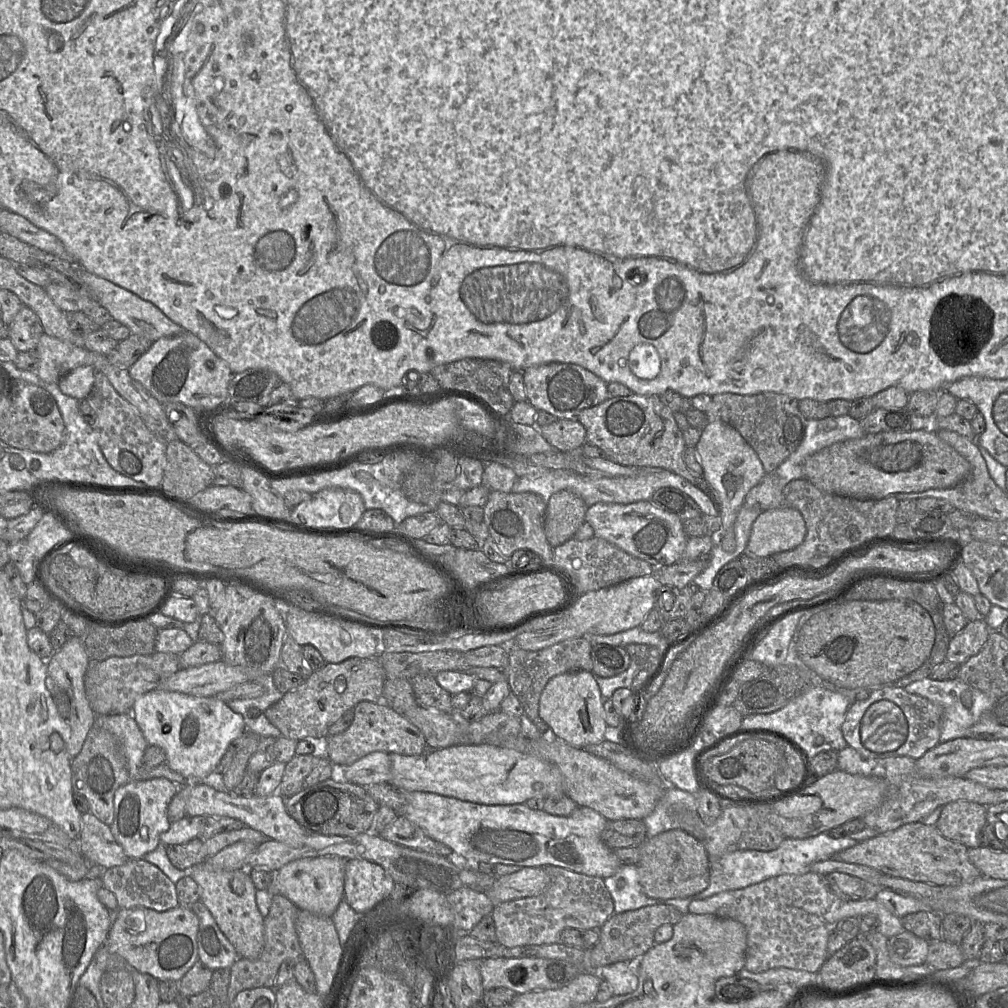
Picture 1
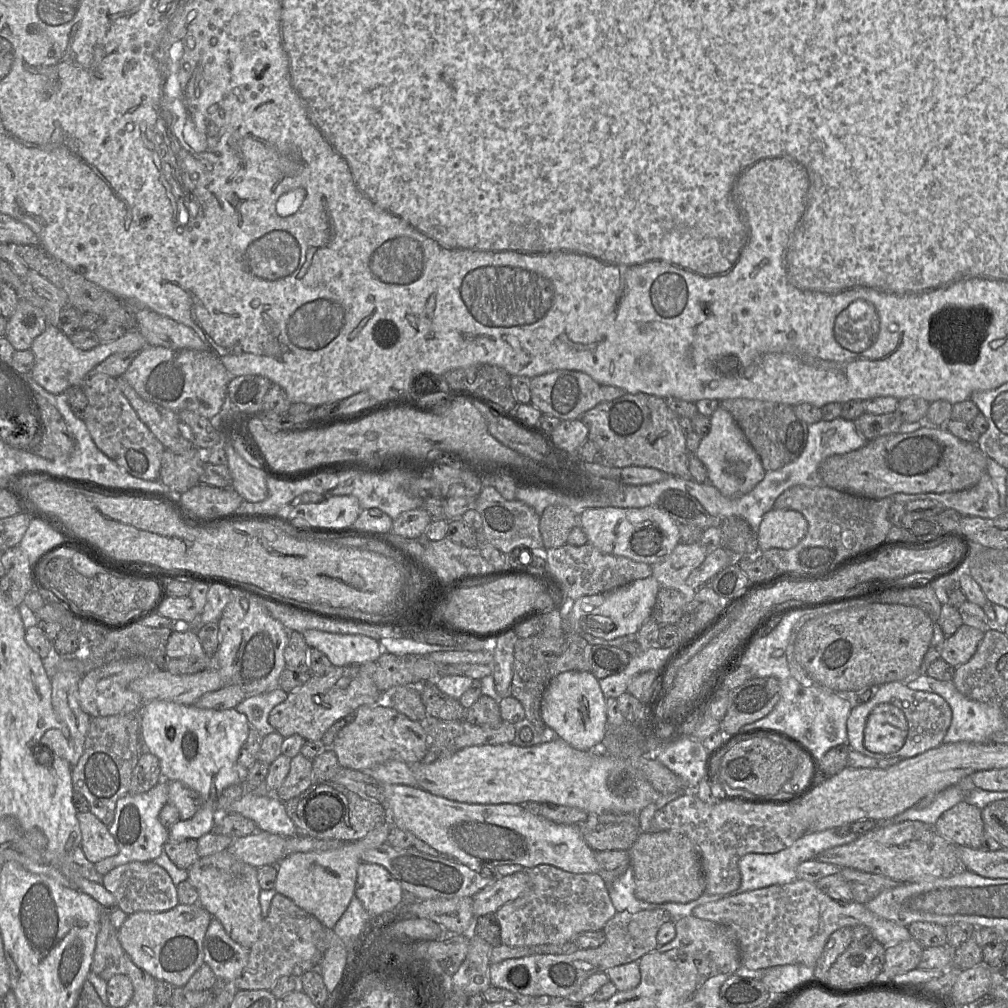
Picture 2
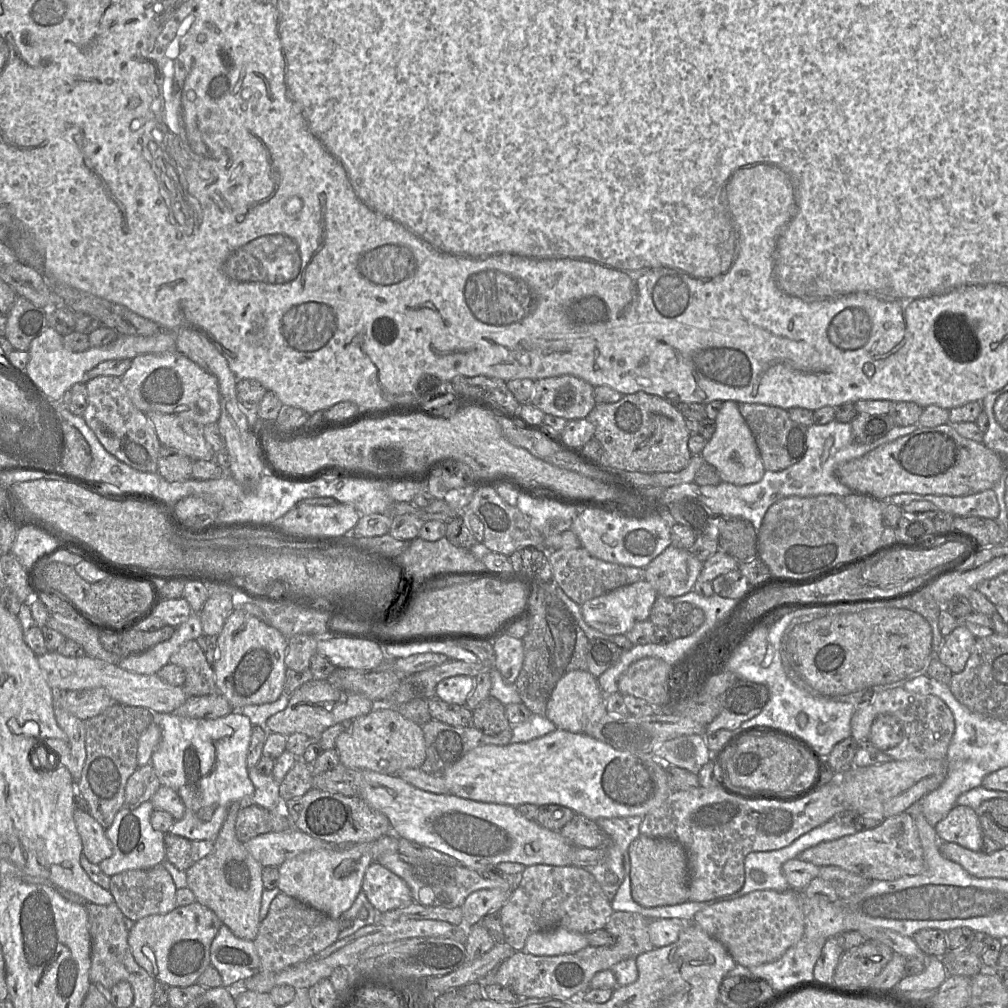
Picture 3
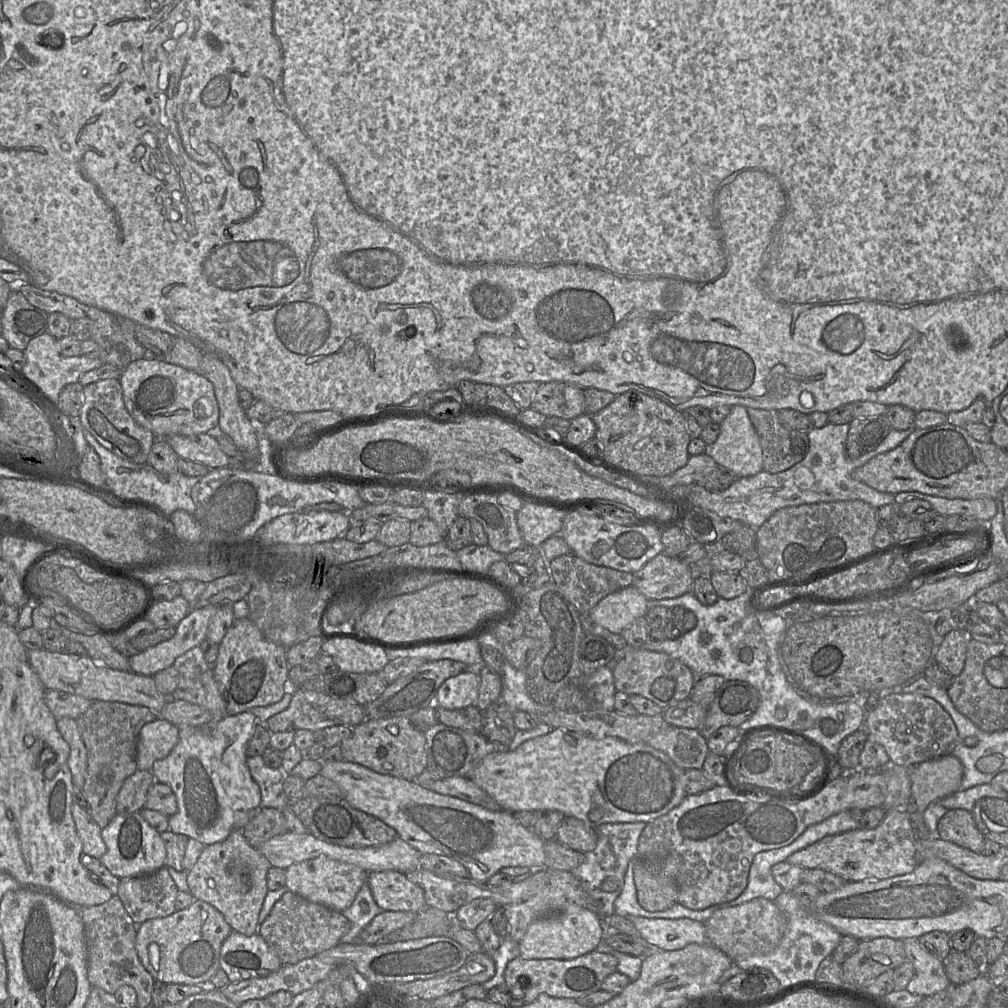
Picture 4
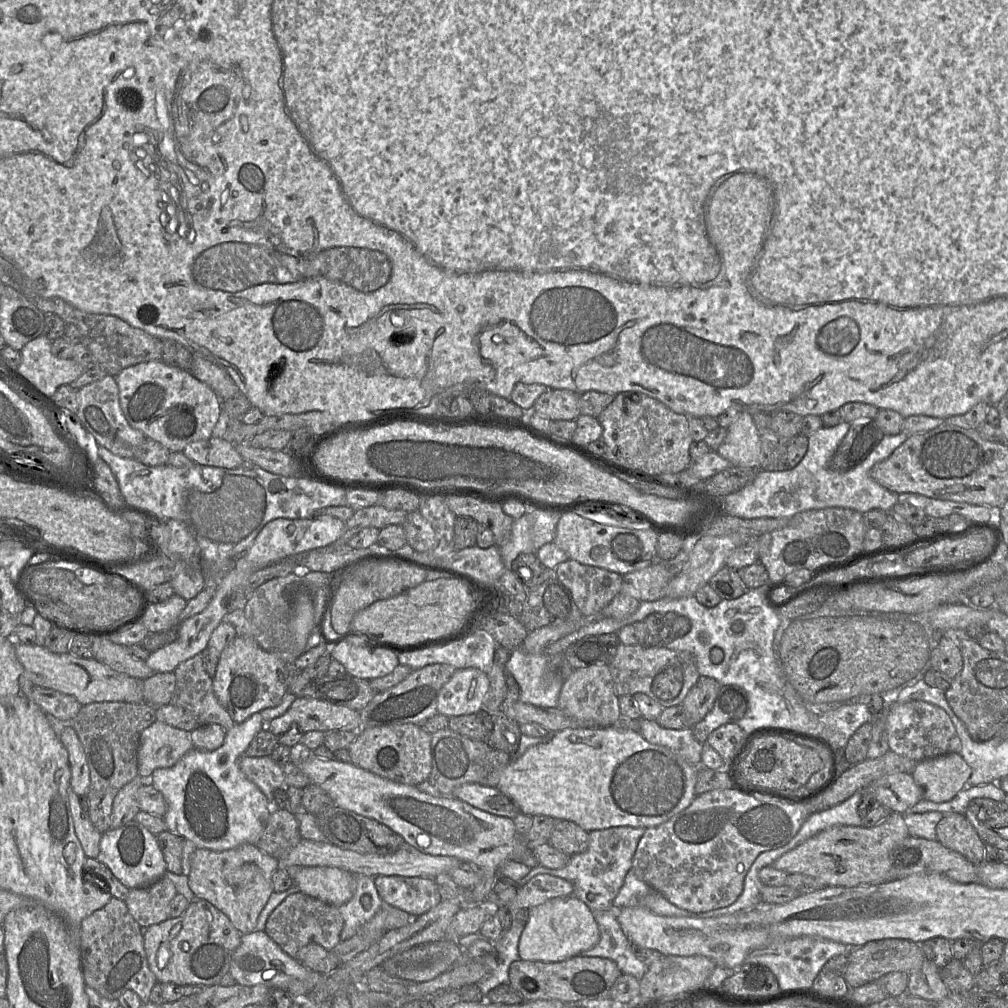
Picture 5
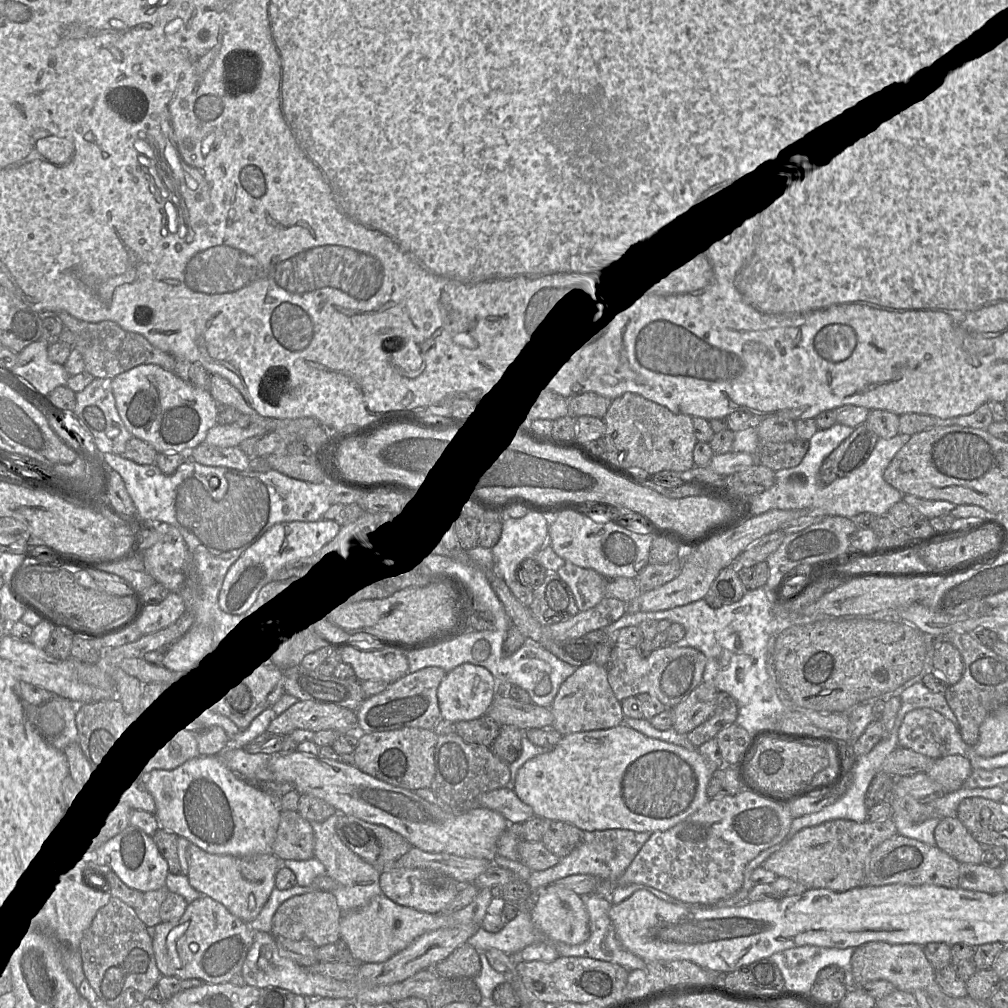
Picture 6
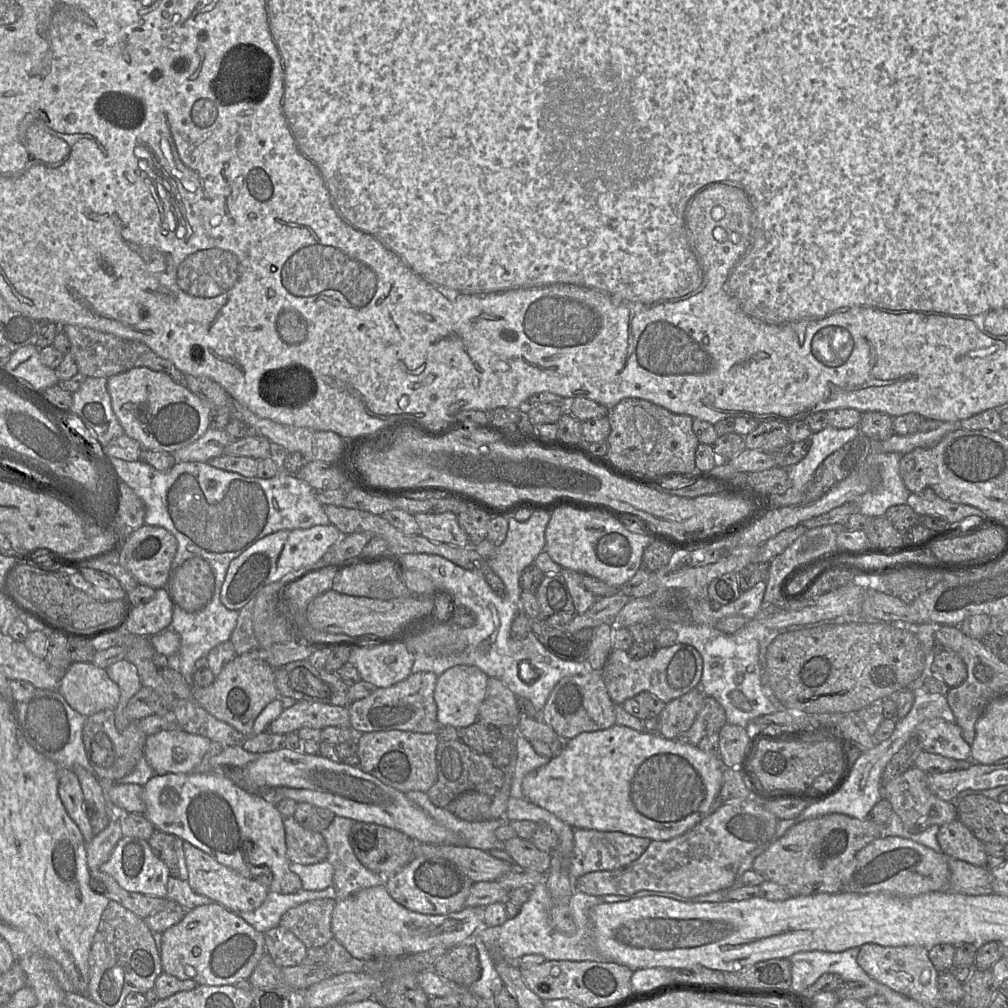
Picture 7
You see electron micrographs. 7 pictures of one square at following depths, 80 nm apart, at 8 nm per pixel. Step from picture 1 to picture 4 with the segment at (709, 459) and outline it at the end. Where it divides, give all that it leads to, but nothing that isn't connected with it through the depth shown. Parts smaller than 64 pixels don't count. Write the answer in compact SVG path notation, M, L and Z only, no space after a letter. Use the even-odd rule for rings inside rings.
M742 405L731 406L730 412L720 425L720 433L717 440L712 445L706 445L705 454L714 459L716 464L727 469L736 478L755 475L763 470L763 453L758 434L747 414L747 410Z

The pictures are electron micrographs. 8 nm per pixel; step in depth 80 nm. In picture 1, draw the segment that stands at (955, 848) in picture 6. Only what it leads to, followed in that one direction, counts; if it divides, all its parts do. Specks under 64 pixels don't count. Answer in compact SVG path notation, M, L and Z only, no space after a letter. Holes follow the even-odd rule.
M967 800L949 802L942 807L936 828L947 839L967 848L979 847L987 824L986 809L982 804Z

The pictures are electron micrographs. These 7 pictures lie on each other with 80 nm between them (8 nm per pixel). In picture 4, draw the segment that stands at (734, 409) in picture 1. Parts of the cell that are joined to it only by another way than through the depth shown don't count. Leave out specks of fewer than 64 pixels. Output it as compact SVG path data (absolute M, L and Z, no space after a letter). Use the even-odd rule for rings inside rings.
M746 410L759 437L763 453L763 470L779 473L804 459L809 450L807 431L783 426L778 418L780 410Z

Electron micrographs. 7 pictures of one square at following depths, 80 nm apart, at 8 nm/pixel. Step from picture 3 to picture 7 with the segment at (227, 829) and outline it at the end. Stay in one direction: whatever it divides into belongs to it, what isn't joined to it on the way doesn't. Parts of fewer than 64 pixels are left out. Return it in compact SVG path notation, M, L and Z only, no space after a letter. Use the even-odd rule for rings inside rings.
M187 841L183 843L183 850L188 869L187 881L191 889L221 904L231 912L250 912L258 909L270 892L269 888L259 881L241 876Z

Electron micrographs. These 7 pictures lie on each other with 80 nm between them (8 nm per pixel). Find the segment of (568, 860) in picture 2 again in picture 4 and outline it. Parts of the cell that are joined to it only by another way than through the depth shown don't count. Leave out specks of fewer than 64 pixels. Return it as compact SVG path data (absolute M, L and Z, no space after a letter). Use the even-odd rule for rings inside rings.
M345 760L322 762L320 774L334 781L344 798L353 808L379 818L396 830L397 835L420 853L445 855L461 862L475 881L487 883L489 878L503 867L541 868L545 866L545 841L531 828L522 826L512 813L491 811L465 800L441 795L422 787L415 780L405 780L379 774L361 764Z

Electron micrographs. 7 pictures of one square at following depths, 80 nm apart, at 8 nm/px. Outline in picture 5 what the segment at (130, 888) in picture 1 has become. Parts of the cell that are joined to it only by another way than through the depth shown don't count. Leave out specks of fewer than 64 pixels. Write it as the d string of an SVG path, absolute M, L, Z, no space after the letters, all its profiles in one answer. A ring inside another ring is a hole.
M166 875L155 882L140 888L130 889L126 900L124 901L129 913L135 921L143 928L159 924L170 917L170 903L177 894L177 890L171 880Z

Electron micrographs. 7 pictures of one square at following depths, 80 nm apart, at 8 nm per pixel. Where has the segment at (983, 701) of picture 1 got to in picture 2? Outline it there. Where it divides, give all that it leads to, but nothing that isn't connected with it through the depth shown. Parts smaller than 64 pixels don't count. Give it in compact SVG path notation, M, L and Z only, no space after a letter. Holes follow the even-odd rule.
M922 674L918 678L906 681L906 685L912 690L931 692L941 696L951 707L952 720L944 737L943 743L972 742L987 743L993 739L993 734L1003 729L1003 716L1000 705L987 704L972 700L955 687L952 680L940 681L927 674Z

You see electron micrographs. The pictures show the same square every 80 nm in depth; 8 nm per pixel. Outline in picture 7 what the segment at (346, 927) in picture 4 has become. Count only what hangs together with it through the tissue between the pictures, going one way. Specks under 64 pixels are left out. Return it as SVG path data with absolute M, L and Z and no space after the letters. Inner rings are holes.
M316 899L287 910L279 926L291 931L308 948L323 947L333 939L331 920L336 899Z

